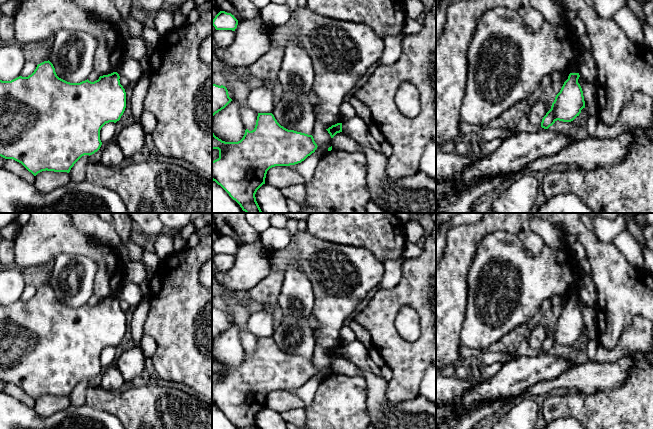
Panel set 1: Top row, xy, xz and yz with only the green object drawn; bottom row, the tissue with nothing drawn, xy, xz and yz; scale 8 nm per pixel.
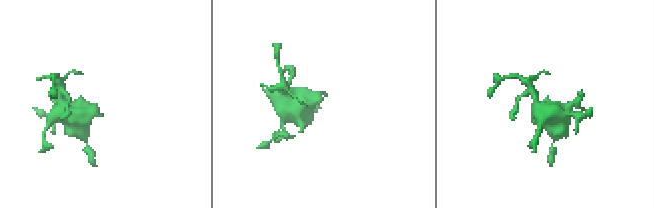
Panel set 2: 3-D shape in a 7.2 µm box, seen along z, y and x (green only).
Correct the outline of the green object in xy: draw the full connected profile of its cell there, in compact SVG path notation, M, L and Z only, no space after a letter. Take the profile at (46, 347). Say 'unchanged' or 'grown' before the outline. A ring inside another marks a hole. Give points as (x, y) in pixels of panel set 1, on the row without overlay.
unchanged; M48 284L37 289L34 296L28 301L19 300L11 305L0 304L0 380L5 383L13 383L21 387L34 400L42 395L69 397L74 388L84 379L92 379L97 376L102 366L100 364L101 352L109 346L116 347L120 344L126 332L126 316L120 308L120 300L117 296L100 300L98 304L91 306L88 303L80 307L70 307L59 302L53 288Z

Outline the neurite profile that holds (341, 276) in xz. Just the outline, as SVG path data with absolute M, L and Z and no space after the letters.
M298 231L284 248L273 249L268 257L269 274L247 290L246 298L262 303L264 307L278 306L278 297L287 268L294 263L308 277L314 292L312 321L315 341L325 353L342 347L341 329L345 320L354 313L359 303L374 287L380 285L384 275L384 263L372 252L362 247L331 243Z

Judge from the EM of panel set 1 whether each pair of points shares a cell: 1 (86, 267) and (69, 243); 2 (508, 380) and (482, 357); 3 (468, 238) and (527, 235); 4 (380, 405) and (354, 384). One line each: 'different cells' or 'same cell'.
1: different cells
2: different cells
3: same cell
4: different cells

